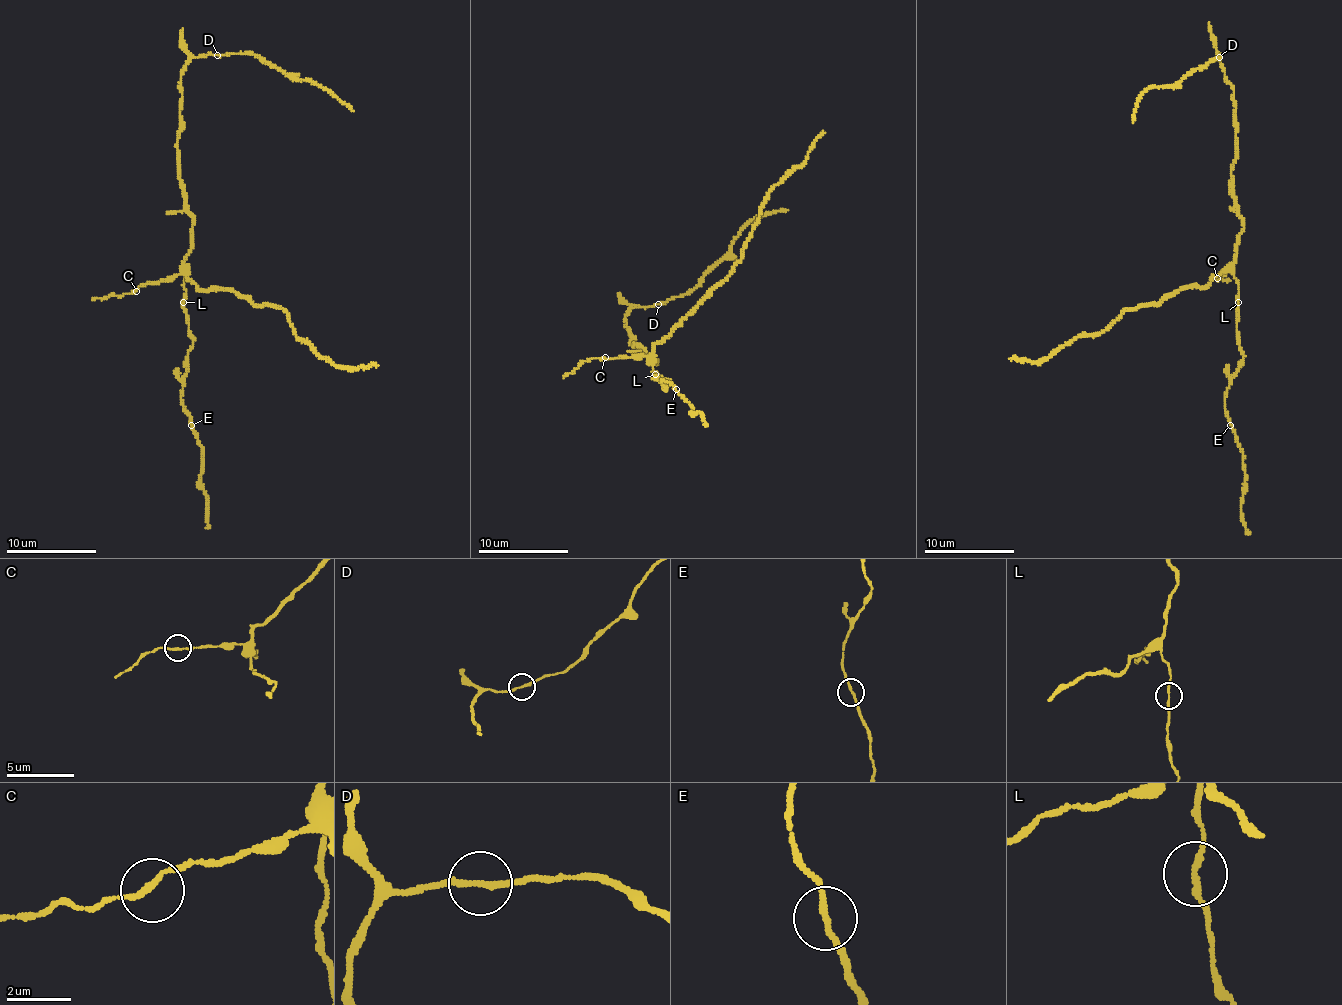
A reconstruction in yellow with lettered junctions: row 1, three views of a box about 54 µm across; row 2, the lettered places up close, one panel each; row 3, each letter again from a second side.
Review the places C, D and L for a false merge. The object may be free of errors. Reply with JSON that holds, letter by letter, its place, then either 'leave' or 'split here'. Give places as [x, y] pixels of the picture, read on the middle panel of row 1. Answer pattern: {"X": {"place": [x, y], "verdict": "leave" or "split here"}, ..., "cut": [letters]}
{"C": {"place": [605, 357], "verdict": "leave"}, "D": {"place": [658, 304], "verdict": "leave"}, "L": {"place": [655, 374], "verdict": "leave"}, "cut": []}

